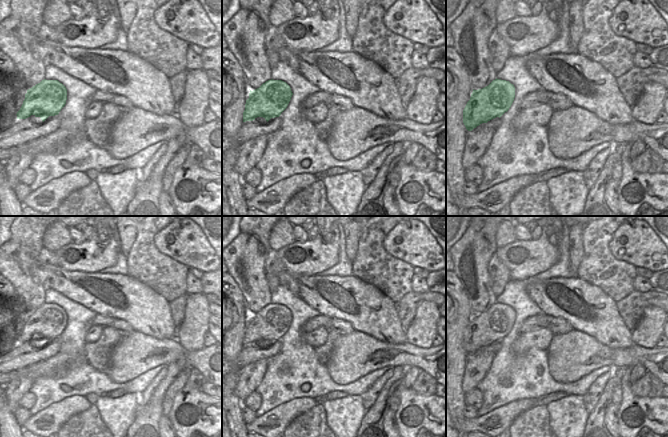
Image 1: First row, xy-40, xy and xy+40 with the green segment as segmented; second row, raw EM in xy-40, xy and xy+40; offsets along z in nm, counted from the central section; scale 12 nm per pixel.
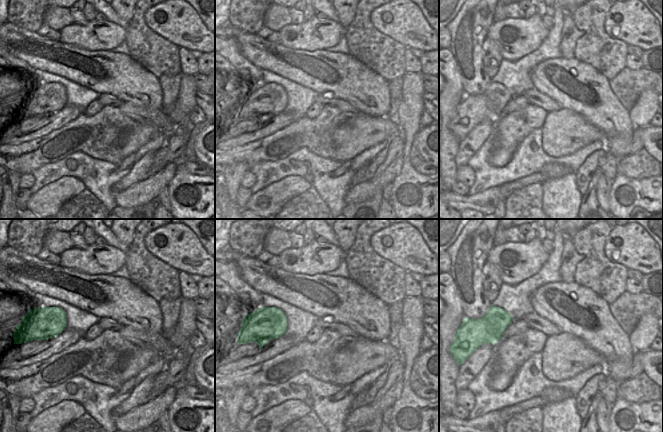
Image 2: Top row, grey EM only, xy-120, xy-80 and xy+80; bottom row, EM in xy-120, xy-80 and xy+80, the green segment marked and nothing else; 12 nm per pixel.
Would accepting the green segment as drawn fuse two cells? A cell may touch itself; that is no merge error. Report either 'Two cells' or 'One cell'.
One cell.

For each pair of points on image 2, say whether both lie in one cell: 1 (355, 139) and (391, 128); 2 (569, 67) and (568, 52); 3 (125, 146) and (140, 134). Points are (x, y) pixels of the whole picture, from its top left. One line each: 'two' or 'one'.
1: one
2: two
3: one

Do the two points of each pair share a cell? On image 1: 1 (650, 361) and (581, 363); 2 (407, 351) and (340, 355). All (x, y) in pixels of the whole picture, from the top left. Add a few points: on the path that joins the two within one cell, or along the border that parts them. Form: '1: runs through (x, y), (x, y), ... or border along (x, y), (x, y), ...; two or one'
1: runs through (633, 357), (598, 357); one
2: runs through (390, 349), (376, 348), (369, 354), (357, 354); one

